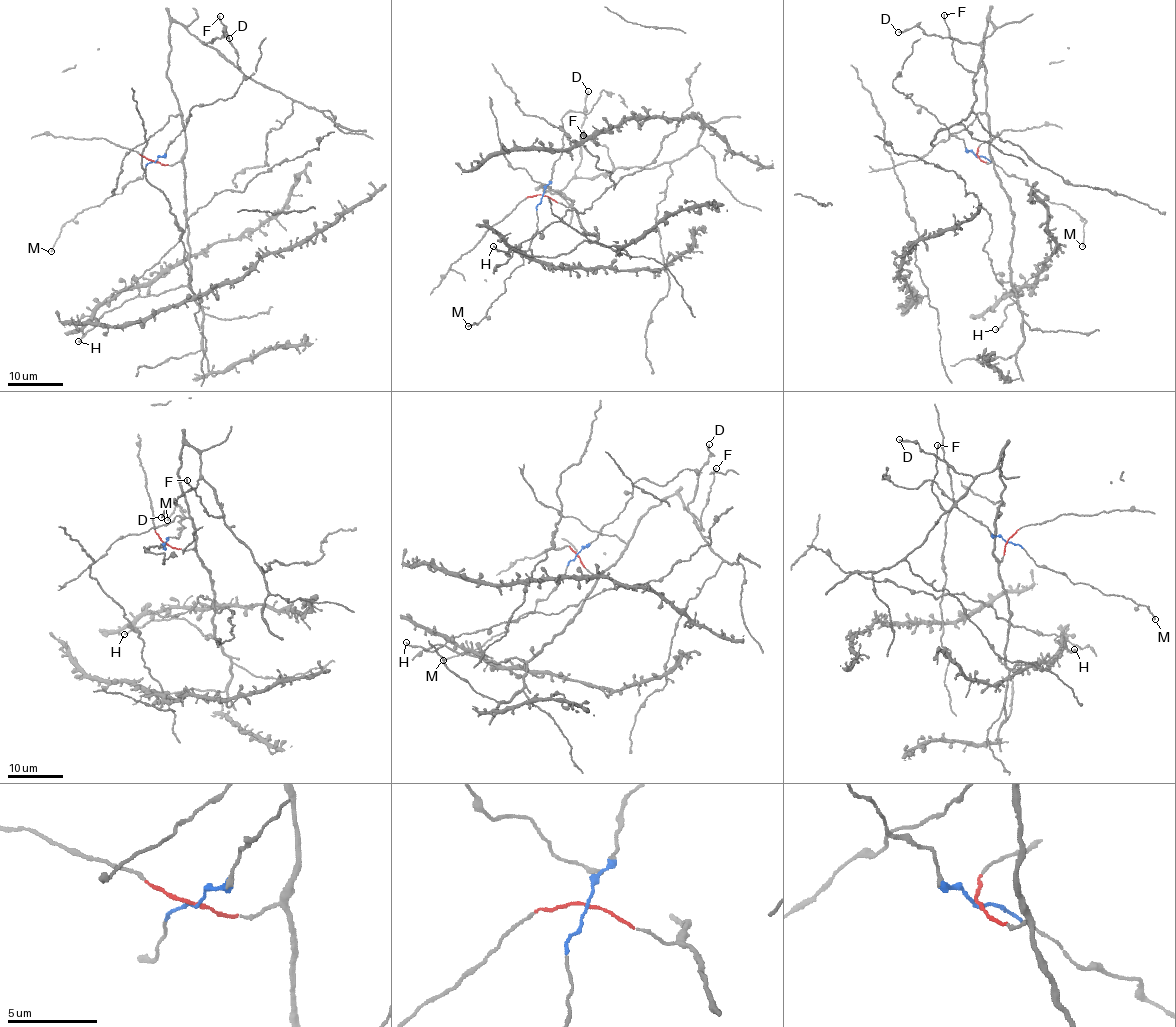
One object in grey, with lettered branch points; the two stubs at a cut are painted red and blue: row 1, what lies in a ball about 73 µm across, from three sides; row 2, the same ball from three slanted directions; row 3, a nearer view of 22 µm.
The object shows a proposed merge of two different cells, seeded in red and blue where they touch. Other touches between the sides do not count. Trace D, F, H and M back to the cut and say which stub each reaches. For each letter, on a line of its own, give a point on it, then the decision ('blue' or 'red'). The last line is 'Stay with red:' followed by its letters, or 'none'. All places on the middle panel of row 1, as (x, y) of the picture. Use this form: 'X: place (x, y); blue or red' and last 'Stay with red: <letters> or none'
D: place (588, 91); red
F: place (583, 135); red
H: place (493, 246); red
M: place (468, 326); blue
Stay with red: D, F, H

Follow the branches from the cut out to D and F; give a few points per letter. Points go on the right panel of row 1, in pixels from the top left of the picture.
D: (977, 156), (993, 161), (982, 50), (990, 21), (994, 30), (977, 44), (927, 35), (917, 26), (898, 32)
F: (977, 156), (993, 161), (982, 50), (989, 20), (994, 30), (980, 67), (967, 72), (944, 15)

